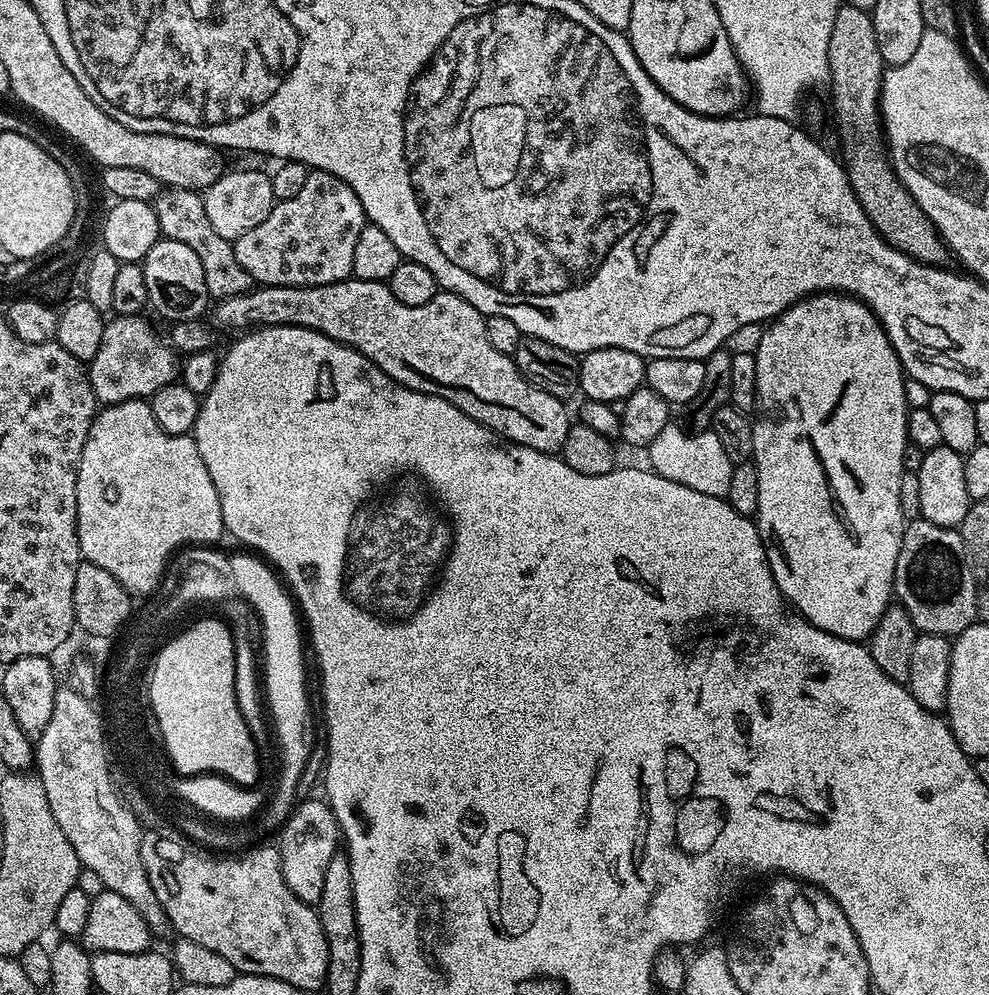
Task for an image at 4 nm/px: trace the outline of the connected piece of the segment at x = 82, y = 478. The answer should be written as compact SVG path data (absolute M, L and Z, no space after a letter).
M147 399L101 407L88 431L76 471L76 533L81 557L114 574L127 592L137 597L155 590L168 555L179 544L212 544L219 536L223 537L218 490L210 482L210 470L206 470L202 454L198 454L195 439L191 435L165 434Z

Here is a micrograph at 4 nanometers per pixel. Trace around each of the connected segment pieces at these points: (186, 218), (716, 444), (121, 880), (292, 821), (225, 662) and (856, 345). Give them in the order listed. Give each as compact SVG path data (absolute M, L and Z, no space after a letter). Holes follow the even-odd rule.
M168 188L156 197L154 207L161 237L165 240L182 242L190 246L194 254L198 254L198 259L202 262L202 274L206 274L206 290L213 301L222 300L225 296L237 296L243 292L252 291L254 287L252 276L246 274L242 266L238 266L235 256L226 254L230 241L210 226L210 221L206 218L204 197L199 191L190 188Z
M669 424L654 438L654 442L648 445L646 455L650 460L648 464L651 471L660 477L669 478L672 482L689 486L699 493L710 494L711 497L727 497L734 465L727 457L722 442L710 430L693 433L681 428Z
M67 686L61 687L54 698L48 725L38 736L34 764L37 769L40 767L38 775L46 790L50 810L54 810L58 826L62 826L66 838L70 838L70 846L74 846L74 854L78 854L81 865L94 870L107 891L122 894L122 898L142 914L153 933L160 934L168 919L150 886L146 866L142 866L133 809L120 801L108 773L110 763L100 756L101 719L101 713L91 699L76 694ZM90 818L100 820L100 826L96 824L96 830L100 828L100 838L88 834L88 828L92 826Z
M323 799L304 800L298 804L289 811L288 819L278 832L280 869L282 878L286 878L286 886L290 886L292 893L302 903L316 906L322 898L322 882L326 882L326 866L330 866L332 859L338 855L340 827L336 825L336 816Z
M197 618L192 632L171 643L170 649L160 655L160 665L154 666L152 680L154 714L161 726L164 751L170 764L180 774L215 774L241 786L252 786L260 776L262 761L251 730L240 712L236 700L236 642L220 620Z
M818 292L814 296L805 296L797 304L791 304L764 328L762 342L754 355L758 366L756 406L752 420L752 460L758 470L758 506L754 513L754 523L760 531L774 582L778 582L785 601L816 628L826 630L838 638L867 641L878 626L882 614L894 600L894 570L898 566L898 550L902 550L906 523L898 498L898 486L905 473L902 454L909 443L906 430L909 407L904 389L904 367L884 327L880 325L880 319L861 300L838 292Z

